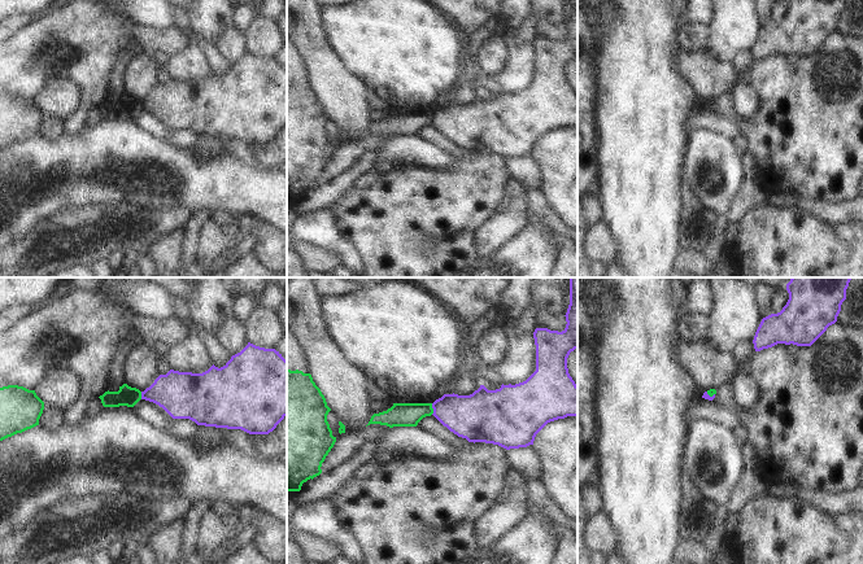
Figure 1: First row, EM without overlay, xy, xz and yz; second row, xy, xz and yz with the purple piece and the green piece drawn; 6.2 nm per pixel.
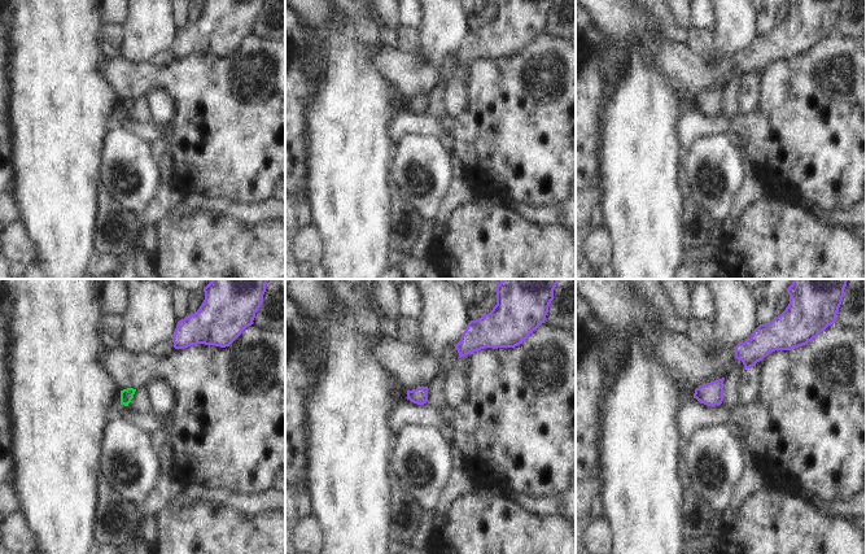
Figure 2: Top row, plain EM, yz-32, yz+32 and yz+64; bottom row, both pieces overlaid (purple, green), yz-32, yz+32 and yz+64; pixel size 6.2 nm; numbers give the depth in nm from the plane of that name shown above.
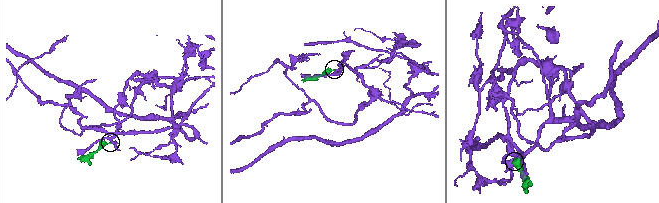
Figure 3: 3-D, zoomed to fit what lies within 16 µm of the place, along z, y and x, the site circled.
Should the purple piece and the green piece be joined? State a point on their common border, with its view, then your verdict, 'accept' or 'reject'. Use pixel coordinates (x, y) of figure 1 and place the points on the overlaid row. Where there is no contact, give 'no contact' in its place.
meets purple in xz at (432, 407); reject

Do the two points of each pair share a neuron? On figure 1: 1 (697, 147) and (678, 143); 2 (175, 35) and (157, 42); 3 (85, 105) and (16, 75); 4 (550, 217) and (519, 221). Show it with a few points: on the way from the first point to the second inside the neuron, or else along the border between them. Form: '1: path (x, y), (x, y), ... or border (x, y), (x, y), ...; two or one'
1: border (689, 132), (685, 170), (683, 174); two
2: path (171, 39), (161, 42); one
3: path (85, 83), (72, 70), (38, 70); one
4: border (526, 209), (530, 214); two

